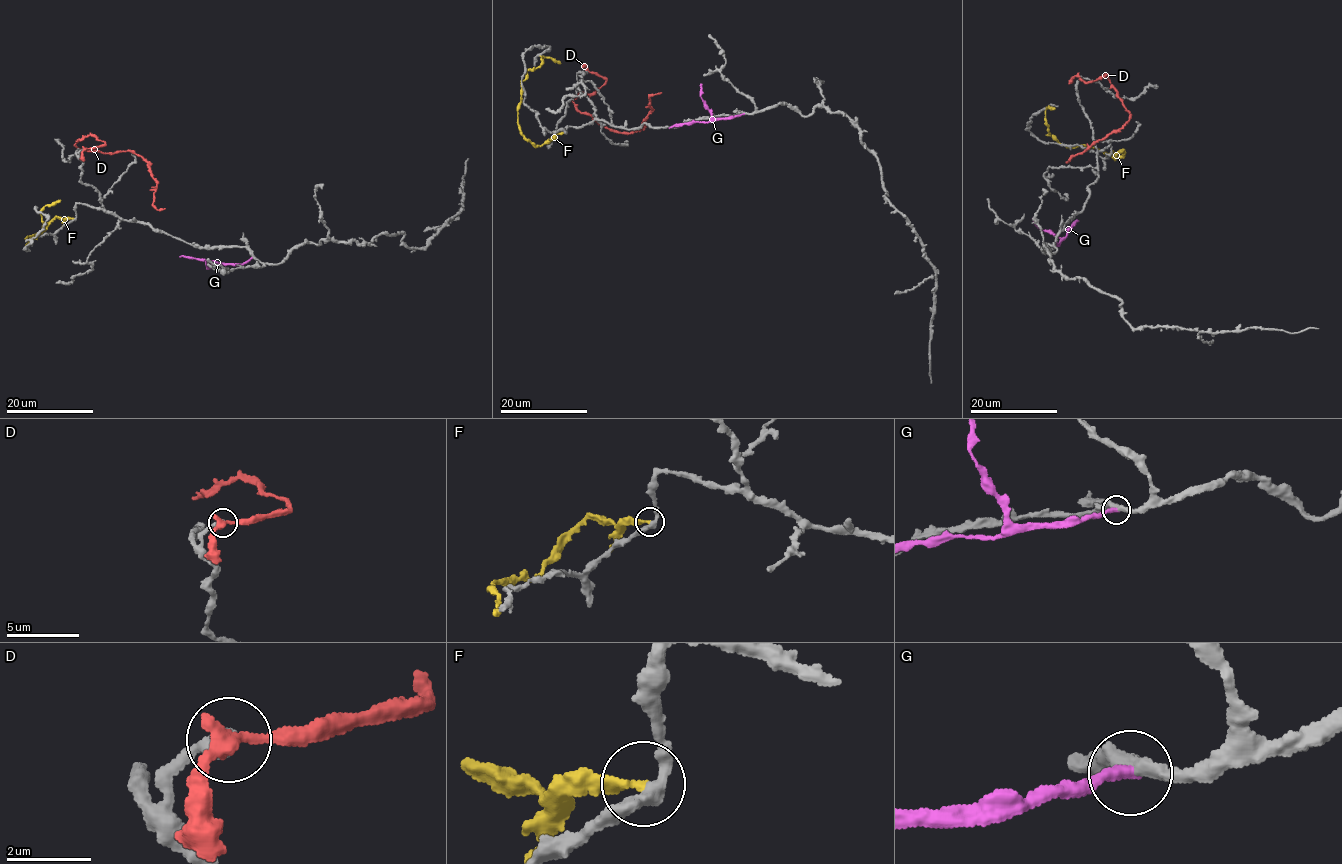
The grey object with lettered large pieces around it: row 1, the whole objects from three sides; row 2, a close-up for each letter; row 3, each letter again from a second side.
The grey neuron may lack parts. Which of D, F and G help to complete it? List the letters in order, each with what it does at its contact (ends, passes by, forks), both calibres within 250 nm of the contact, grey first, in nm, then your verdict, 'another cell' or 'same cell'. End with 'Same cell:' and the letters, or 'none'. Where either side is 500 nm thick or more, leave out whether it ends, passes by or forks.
D: it passes by; calibres 440 and 360 nm; another cell
F: it ends; calibres 320 and 240 nm; another cell
G: it ends; calibres 360 and 300 nm; another cell
Same cell: none

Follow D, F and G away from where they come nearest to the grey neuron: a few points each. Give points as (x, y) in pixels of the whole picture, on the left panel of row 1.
D: (85, 149), (106, 144), (87, 135), (75, 146), (139, 154), (156, 183), (153, 203), (165, 208)
F: (74, 218), (53, 218), (39, 234), (27, 237), (27, 247), (40, 232), (40, 211), (45, 206), (61, 201)
G: (253, 257), (235, 264), (180, 256)

